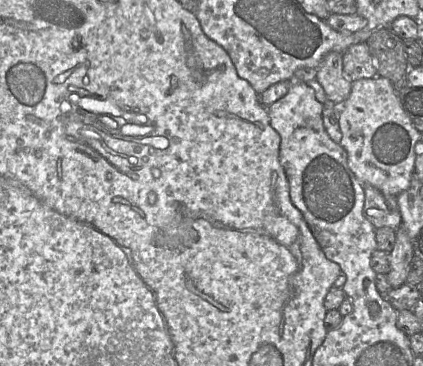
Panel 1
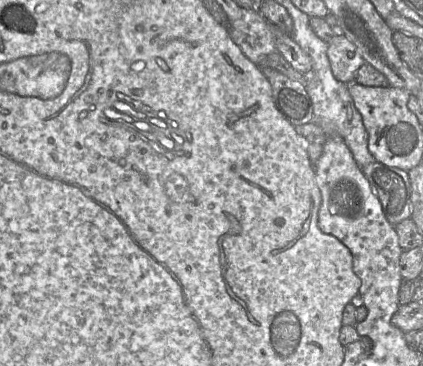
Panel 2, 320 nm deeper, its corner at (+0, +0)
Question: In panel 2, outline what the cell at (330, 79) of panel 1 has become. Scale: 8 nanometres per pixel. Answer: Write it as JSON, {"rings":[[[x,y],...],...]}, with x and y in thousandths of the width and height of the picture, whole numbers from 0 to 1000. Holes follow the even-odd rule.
{"rings":[[[806,90],[775,115],[773,153],[790,210],[818,230],[839,224],[844,194],[865,172],[844,128]]]}

